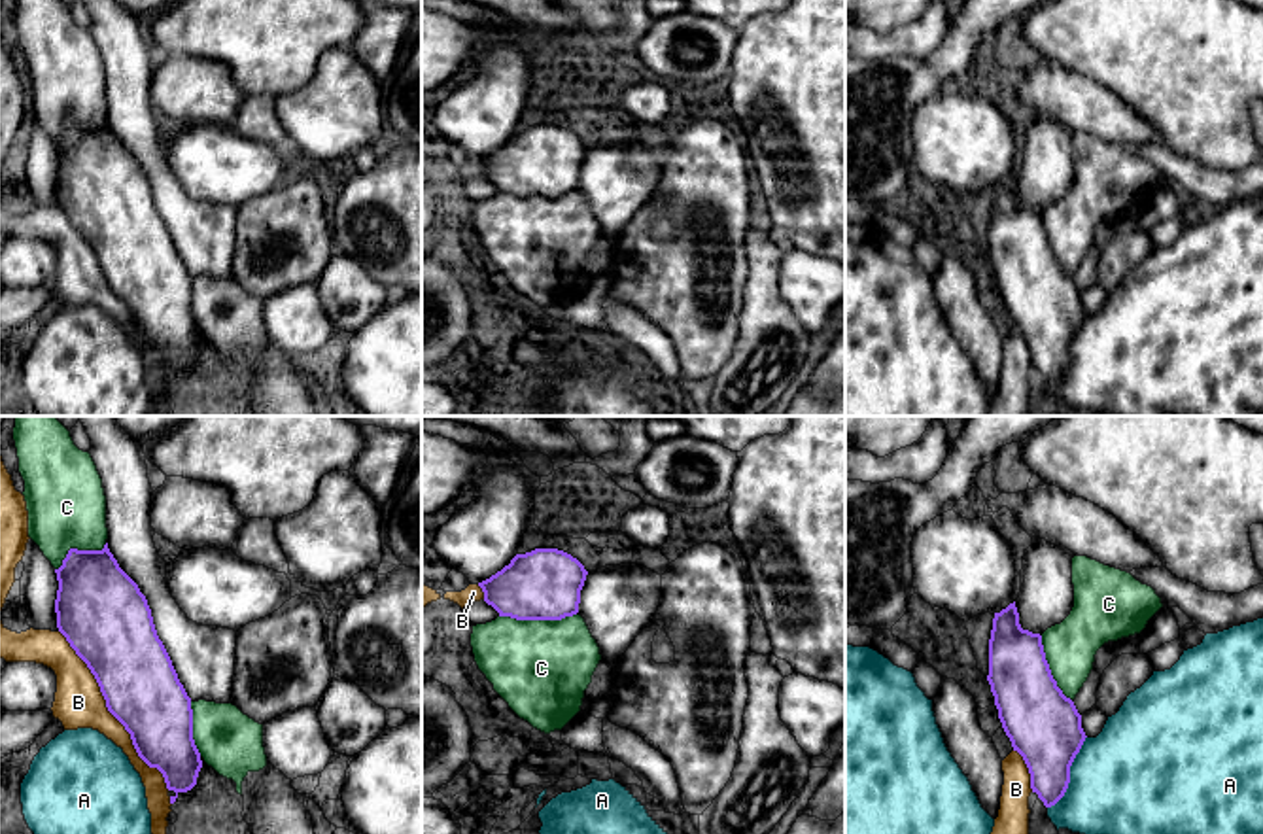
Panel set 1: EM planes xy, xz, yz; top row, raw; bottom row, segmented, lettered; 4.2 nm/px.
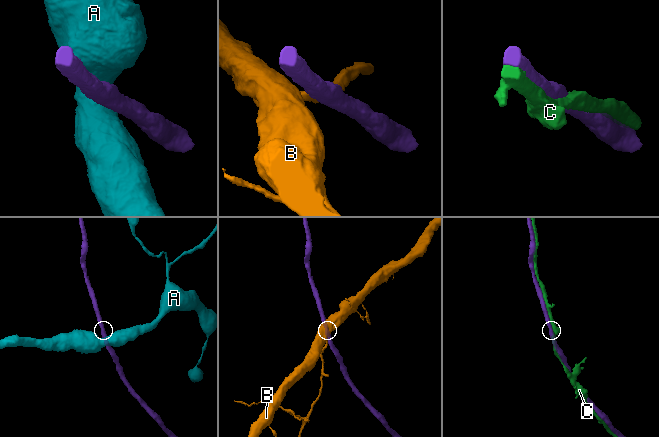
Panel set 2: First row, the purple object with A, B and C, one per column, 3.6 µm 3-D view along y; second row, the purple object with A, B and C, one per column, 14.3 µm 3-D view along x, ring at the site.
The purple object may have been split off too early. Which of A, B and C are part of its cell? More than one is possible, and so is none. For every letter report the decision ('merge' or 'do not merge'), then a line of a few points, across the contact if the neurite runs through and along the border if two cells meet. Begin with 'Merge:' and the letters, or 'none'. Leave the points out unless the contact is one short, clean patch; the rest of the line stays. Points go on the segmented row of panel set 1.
Merge: C
A: do not merge
B: do not merge
C: merge

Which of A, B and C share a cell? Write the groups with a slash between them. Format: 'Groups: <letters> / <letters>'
Groups: A / B / C

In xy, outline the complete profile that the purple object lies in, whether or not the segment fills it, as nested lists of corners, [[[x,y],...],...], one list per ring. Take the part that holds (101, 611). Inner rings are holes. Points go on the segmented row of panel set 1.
[[[108,543],[102,550],[70,548],[55,573],[59,632],[95,675],[108,711],[130,734],[138,756],[149,768],[157,768],[166,789],[176,792],[170,796],[174,804],[180,792],[197,785],[202,760],[193,739],[191,698],[157,635],[146,596],[119,567]]]

